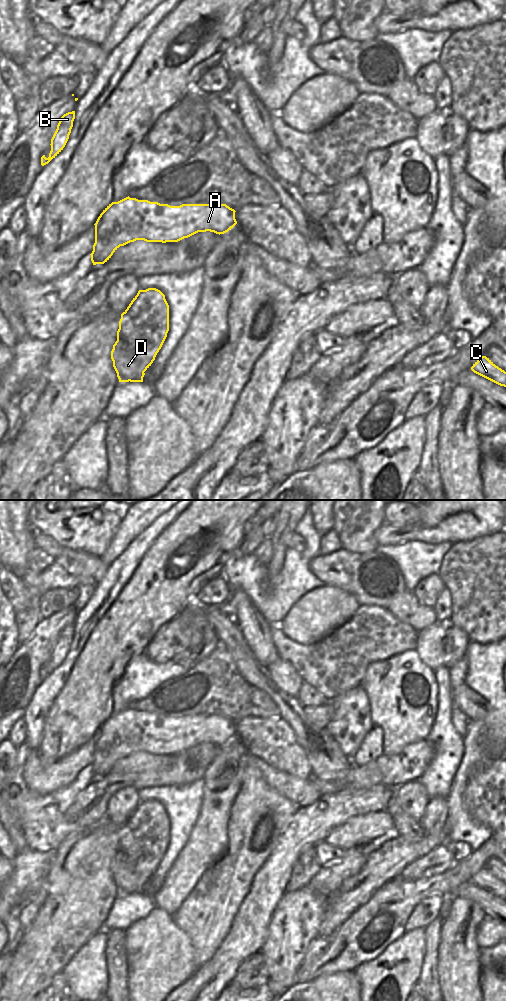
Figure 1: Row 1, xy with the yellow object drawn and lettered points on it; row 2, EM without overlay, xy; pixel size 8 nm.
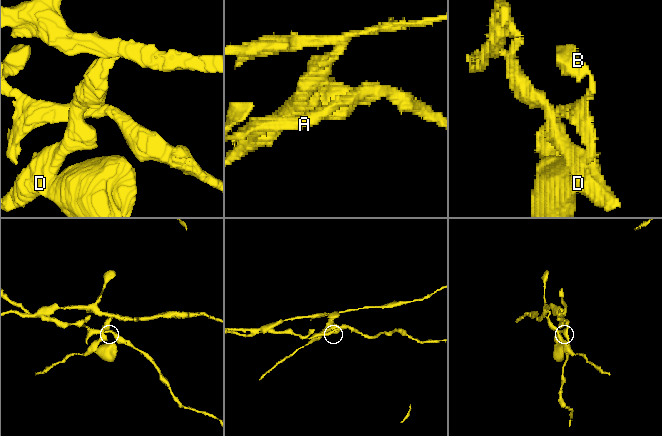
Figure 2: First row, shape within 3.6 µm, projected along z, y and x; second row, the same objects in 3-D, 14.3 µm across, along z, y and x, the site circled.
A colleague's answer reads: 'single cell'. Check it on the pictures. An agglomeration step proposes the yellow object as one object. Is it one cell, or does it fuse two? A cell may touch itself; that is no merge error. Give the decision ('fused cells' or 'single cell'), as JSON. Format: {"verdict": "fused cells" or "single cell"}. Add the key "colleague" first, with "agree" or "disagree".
{"colleague": "disagree", "verdict": "fused cells"}

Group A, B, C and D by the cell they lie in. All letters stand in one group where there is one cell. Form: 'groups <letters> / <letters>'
groups A B C / D

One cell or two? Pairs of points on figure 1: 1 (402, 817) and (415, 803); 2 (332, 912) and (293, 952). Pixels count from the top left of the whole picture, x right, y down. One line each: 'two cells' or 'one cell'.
1: two cells
2: two cells

